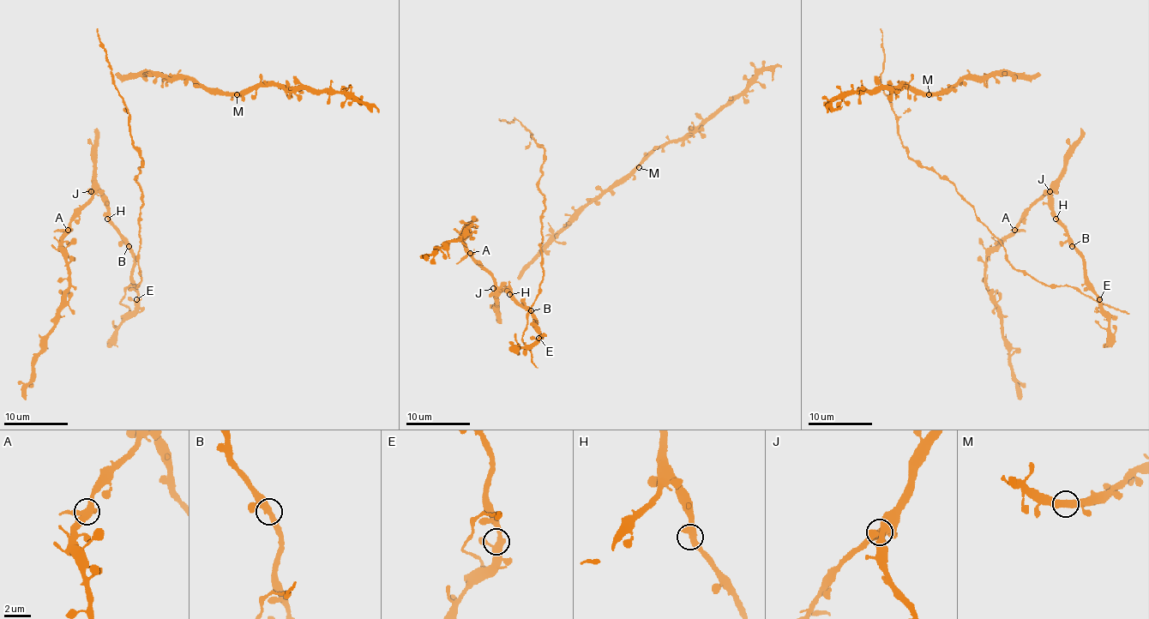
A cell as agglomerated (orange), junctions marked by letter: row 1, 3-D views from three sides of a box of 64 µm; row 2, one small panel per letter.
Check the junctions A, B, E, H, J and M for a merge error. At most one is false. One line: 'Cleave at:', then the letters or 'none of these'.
Cleave at: none of these

